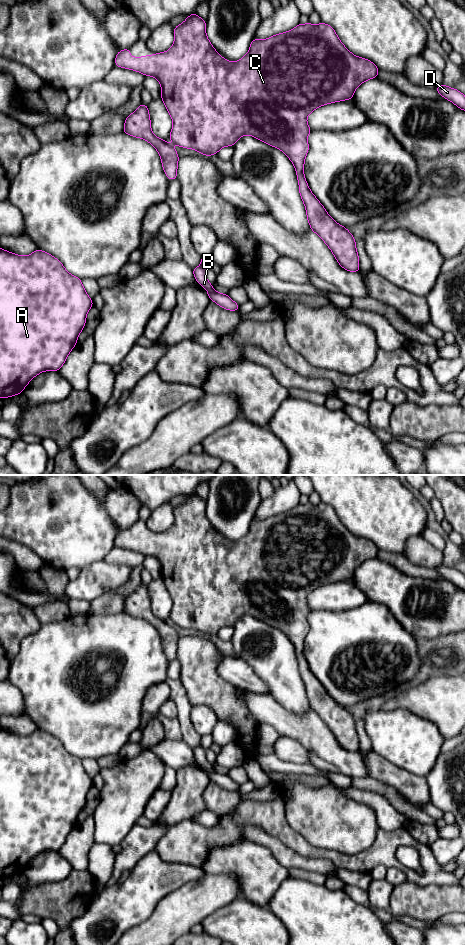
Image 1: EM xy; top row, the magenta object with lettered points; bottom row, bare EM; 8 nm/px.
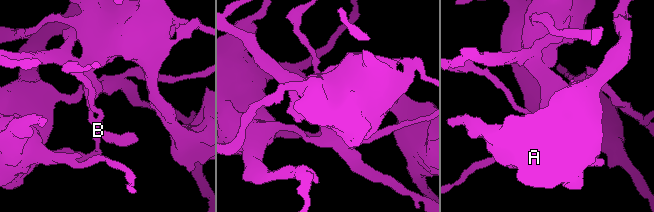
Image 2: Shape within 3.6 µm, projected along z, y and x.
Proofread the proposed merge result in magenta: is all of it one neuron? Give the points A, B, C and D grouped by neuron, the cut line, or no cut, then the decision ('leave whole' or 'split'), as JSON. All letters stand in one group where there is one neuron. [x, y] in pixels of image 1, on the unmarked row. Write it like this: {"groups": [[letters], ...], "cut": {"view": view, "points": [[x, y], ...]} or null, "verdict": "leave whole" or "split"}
{"groups": [["A", "D"], ["B", "C"]], "cut": {"view": "xy", "points": [[200, 746], [205, 750]]}, "verdict": "split"}

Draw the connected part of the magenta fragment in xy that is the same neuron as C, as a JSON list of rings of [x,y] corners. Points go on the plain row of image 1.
[[[196,493],[188,495],[188,498],[182,504],[174,507],[174,516],[174,523],[172,527],[166,532],[161,532],[154,535],[146,535],[144,537],[131,537],[130,529],[128,528],[119,531],[115,537],[115,546],[131,549],[133,551],[140,552],[145,556],[153,556],[160,562],[161,579],[163,580],[165,587],[173,601],[173,607],[171,609],[169,618],[173,621],[174,624],[183,628],[194,629],[205,636],[217,634],[218,631],[225,626],[234,626],[236,621],[244,615],[251,615],[256,619],[259,619],[262,622],[281,630],[287,635],[295,647],[299,663],[299,672],[306,688],[307,700],[310,704],[310,709],[326,723],[342,748],[350,752],[359,752],[359,737],[356,730],[355,718],[347,708],[341,706],[330,697],[326,689],[314,676],[309,666],[307,665],[307,661],[304,656],[304,642],[309,630],[307,618],[309,613],[312,611],[312,609],[307,605],[307,596],[320,586],[338,581],[351,580],[356,568],[360,564],[367,561],[368,559],[377,557],[379,553],[378,547],[370,540],[357,537],[352,534],[340,521],[335,510],[330,505],[323,502],[318,505],[313,505],[309,502],[307,504],[298,504],[295,508],[288,512],[279,513],[264,520],[257,520],[254,518],[250,524],[248,533],[237,542],[230,542],[224,539],[214,529],[206,515],[206,501],[201,499]]]

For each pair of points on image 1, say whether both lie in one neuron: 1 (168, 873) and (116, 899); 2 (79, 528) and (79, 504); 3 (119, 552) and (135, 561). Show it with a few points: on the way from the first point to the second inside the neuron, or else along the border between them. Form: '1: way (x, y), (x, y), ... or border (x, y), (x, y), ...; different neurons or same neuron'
1: way (155, 878), (133, 899), (129, 899); same neuron
2: way (79, 522), (79, 510); same neuron
3: way (123, 556), (131, 558); same neuron

